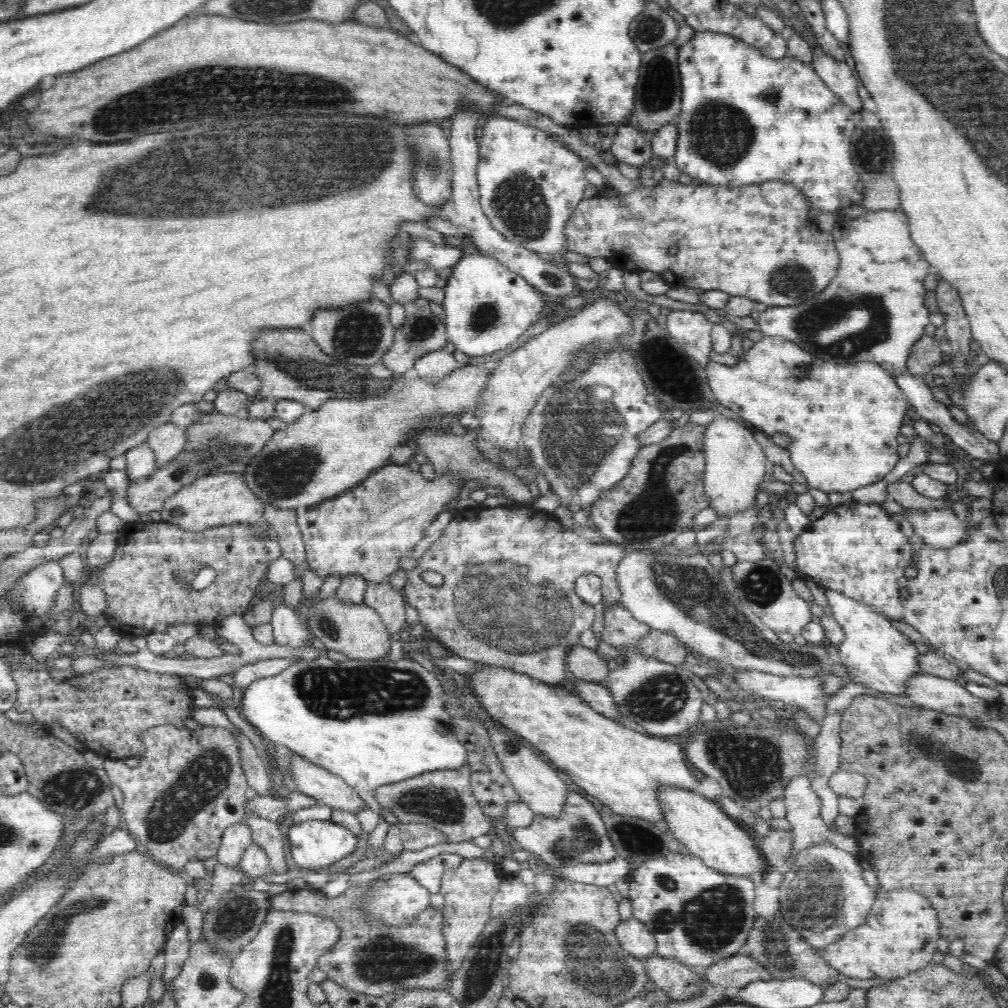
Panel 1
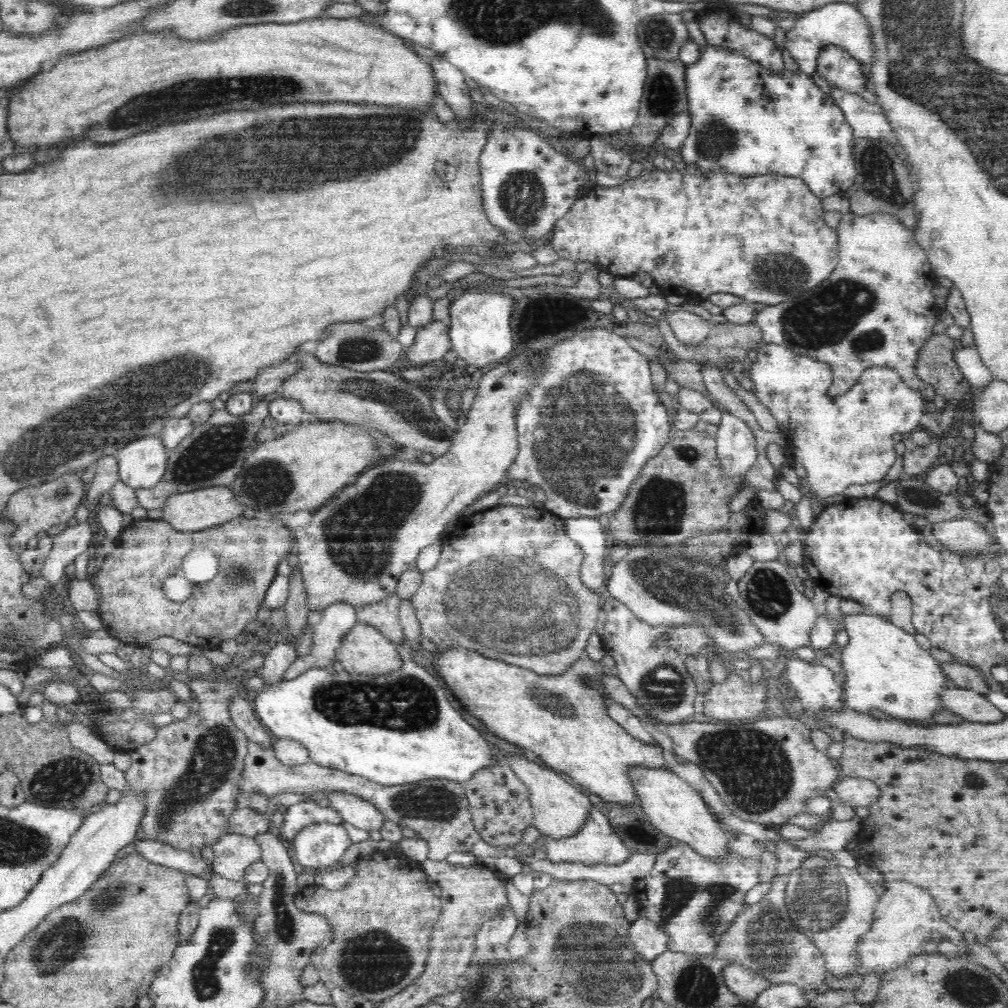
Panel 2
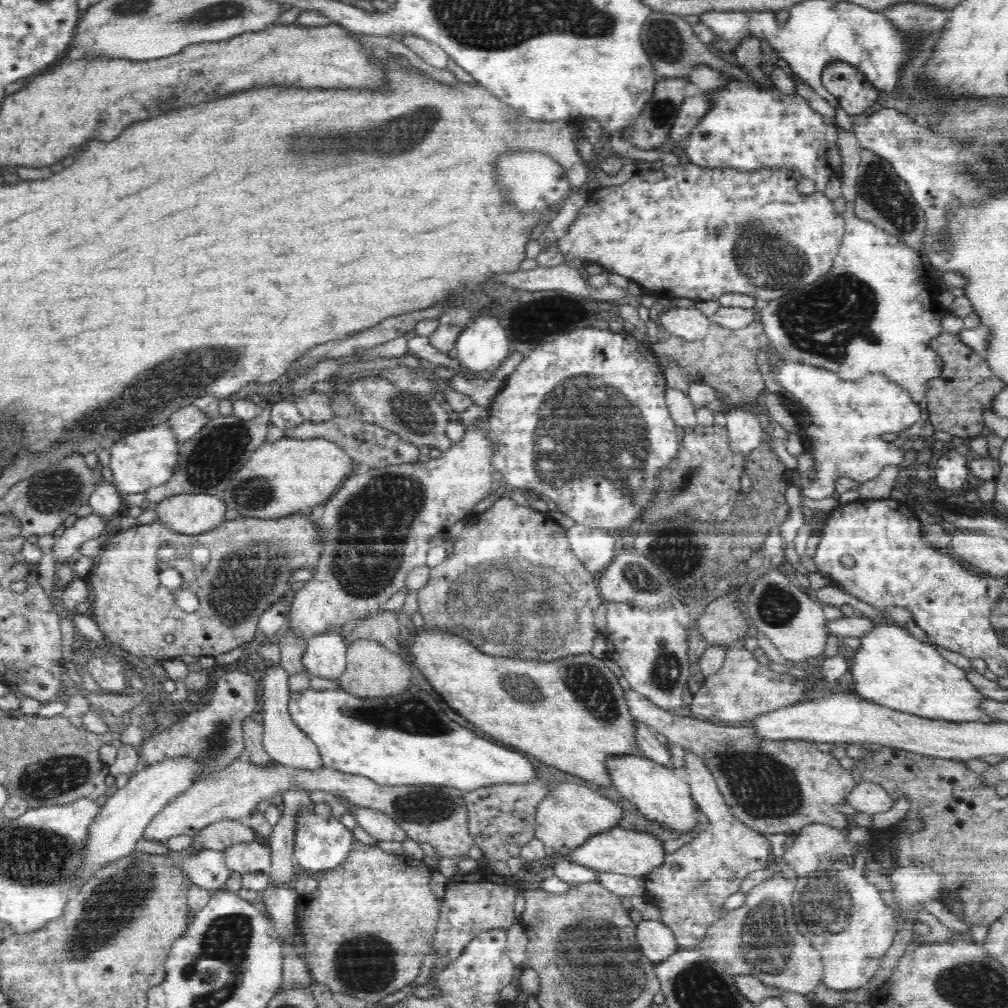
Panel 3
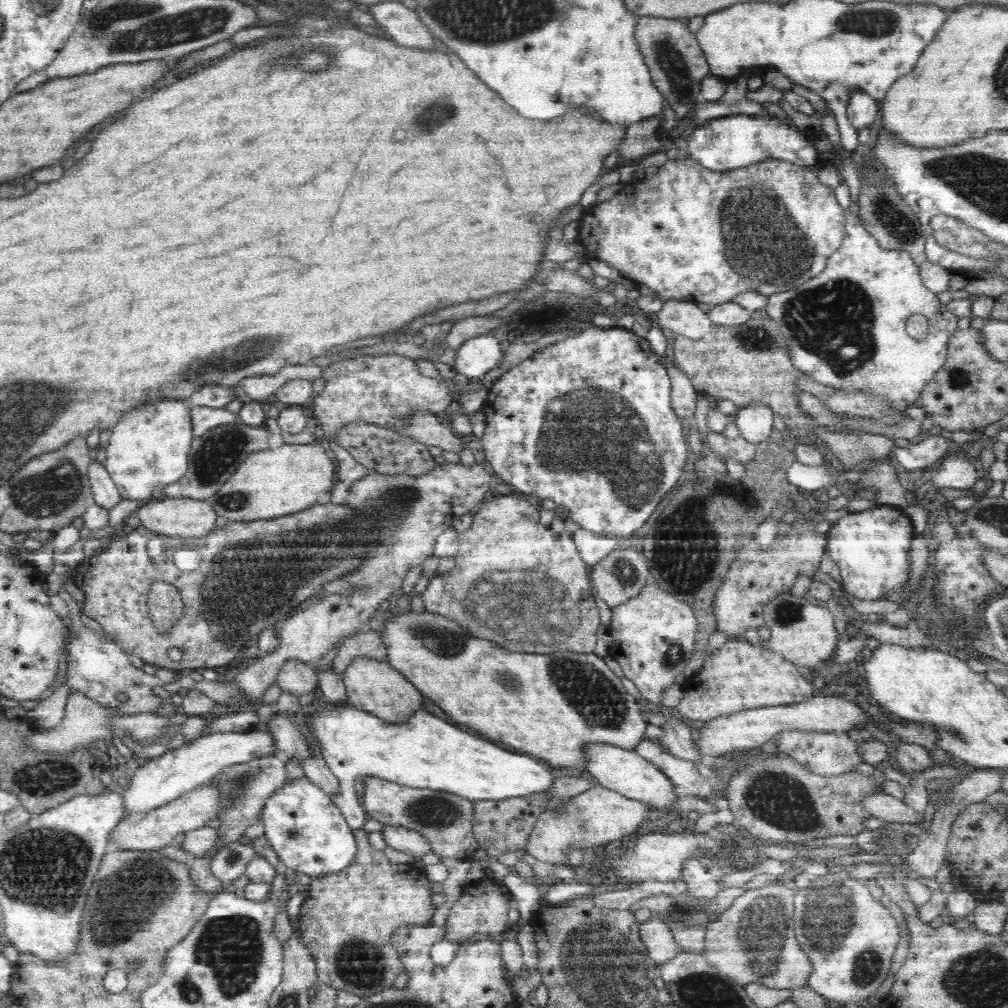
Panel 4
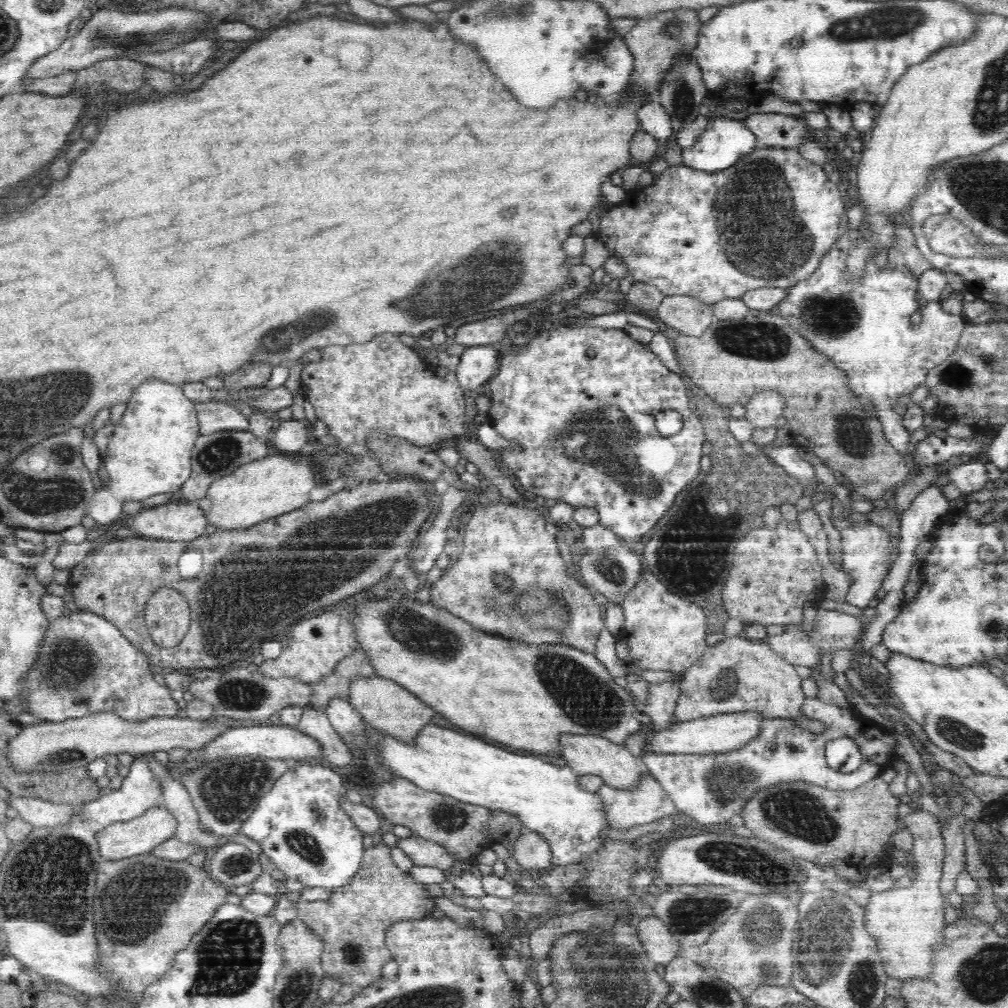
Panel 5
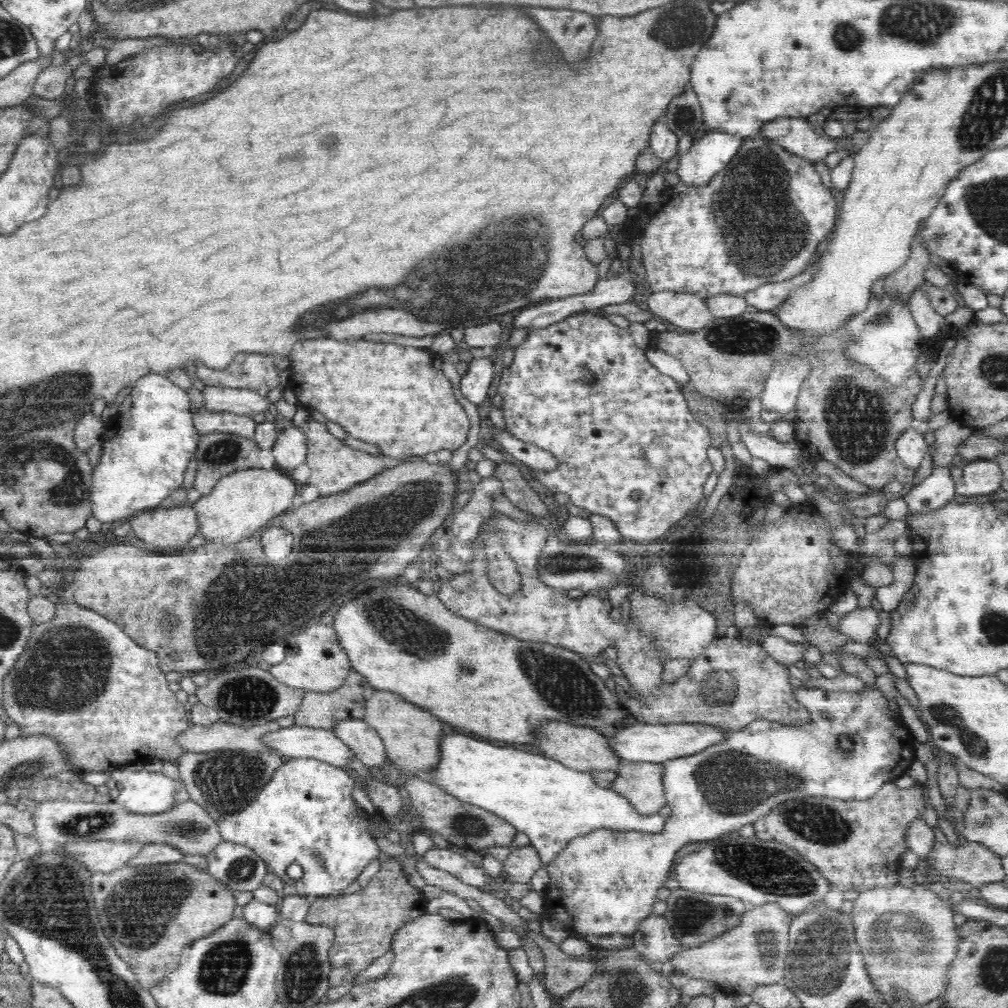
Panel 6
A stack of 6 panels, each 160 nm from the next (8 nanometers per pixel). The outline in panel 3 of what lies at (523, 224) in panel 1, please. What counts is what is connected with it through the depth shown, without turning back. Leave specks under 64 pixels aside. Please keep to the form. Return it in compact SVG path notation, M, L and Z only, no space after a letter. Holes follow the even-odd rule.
M506 152L498 162L498 168L498 184L502 184L502 188L510 188L510 200L514 200L514 204L518 204L526 214L550 212L554 215L571 194L571 185L566 184L566 171L562 172L554 160L540 152Z

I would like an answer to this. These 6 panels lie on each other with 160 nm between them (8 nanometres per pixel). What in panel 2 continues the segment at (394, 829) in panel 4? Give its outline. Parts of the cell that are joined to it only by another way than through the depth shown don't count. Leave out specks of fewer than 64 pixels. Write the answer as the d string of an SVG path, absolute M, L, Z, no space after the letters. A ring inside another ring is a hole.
M330 791L326 794L328 806L332 807L343 820L369 832L379 830L386 817L371 802L356 795L342 791Z

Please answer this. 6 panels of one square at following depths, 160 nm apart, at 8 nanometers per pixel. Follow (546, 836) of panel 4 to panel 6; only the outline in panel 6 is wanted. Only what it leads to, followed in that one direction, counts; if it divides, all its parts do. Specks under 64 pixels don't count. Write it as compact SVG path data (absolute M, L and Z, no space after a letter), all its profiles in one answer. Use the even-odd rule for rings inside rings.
M622 762L610 788L621 793L641 813L657 813L667 804L663 787L663 763ZM530 845L514 849L502 863L502 870L506 871L507 880L527 884L540 870L540 866L544 865L538 856L538 851Z

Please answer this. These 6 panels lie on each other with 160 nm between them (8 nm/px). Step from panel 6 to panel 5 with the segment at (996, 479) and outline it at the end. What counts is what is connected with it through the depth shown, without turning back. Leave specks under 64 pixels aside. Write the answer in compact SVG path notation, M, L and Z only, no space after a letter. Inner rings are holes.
M967 461L966 463L954 466L946 473L946 477L940 476L938 482L952 482L962 494L978 492L988 482L988 472L982 461Z

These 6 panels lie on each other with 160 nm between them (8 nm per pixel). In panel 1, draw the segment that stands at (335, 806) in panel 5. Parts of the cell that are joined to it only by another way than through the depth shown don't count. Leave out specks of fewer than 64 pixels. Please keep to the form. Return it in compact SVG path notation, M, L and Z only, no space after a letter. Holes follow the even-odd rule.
M309 820L301 823L293 823L289 826L288 840L290 841L290 854L292 860L298 864L299 869L316 869L322 866L330 866L348 854L352 854L361 845L359 836L354 835L348 828L333 823L332 821Z

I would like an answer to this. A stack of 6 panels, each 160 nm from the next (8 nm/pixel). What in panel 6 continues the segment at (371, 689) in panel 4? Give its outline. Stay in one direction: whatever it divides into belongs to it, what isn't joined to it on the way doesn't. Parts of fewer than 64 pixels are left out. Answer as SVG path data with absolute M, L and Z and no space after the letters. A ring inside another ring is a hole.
M372 690L365 700L363 719L373 728L383 741L387 758L395 766L402 766L405 778L424 777L433 771L441 760L442 721L422 707L398 698L390 691Z

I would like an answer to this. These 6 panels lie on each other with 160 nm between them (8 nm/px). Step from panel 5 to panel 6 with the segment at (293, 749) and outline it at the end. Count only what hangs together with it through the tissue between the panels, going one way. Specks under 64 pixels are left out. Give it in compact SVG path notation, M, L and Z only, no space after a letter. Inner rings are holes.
M294 725L276 732L268 732L260 738L262 745L271 752L288 758L315 758L345 767L354 756L353 750L337 734L325 728Z

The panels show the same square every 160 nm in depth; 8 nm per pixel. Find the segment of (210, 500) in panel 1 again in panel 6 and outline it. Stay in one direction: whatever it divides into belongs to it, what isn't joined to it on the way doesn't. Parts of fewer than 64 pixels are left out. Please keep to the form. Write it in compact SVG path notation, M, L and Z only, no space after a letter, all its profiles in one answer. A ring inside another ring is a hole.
M189 503L167 509L154 508L140 512L131 519L136 538L148 546L162 548L185 547L192 536L198 534L196 511Z

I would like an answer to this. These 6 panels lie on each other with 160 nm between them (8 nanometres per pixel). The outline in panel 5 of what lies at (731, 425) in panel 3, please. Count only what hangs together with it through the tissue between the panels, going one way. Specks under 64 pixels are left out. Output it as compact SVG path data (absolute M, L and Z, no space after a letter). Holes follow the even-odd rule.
M766 390L751 397L745 405L744 418L756 429L774 424L776 418L783 415L786 398L781 395L781 392Z

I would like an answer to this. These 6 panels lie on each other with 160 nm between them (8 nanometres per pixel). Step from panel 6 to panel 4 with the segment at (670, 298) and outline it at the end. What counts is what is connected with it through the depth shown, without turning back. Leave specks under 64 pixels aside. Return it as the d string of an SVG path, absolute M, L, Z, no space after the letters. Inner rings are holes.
M686 300L665 301L662 310L652 318L660 328L668 328L690 340L700 340L713 326L709 313L704 313L696 303Z

